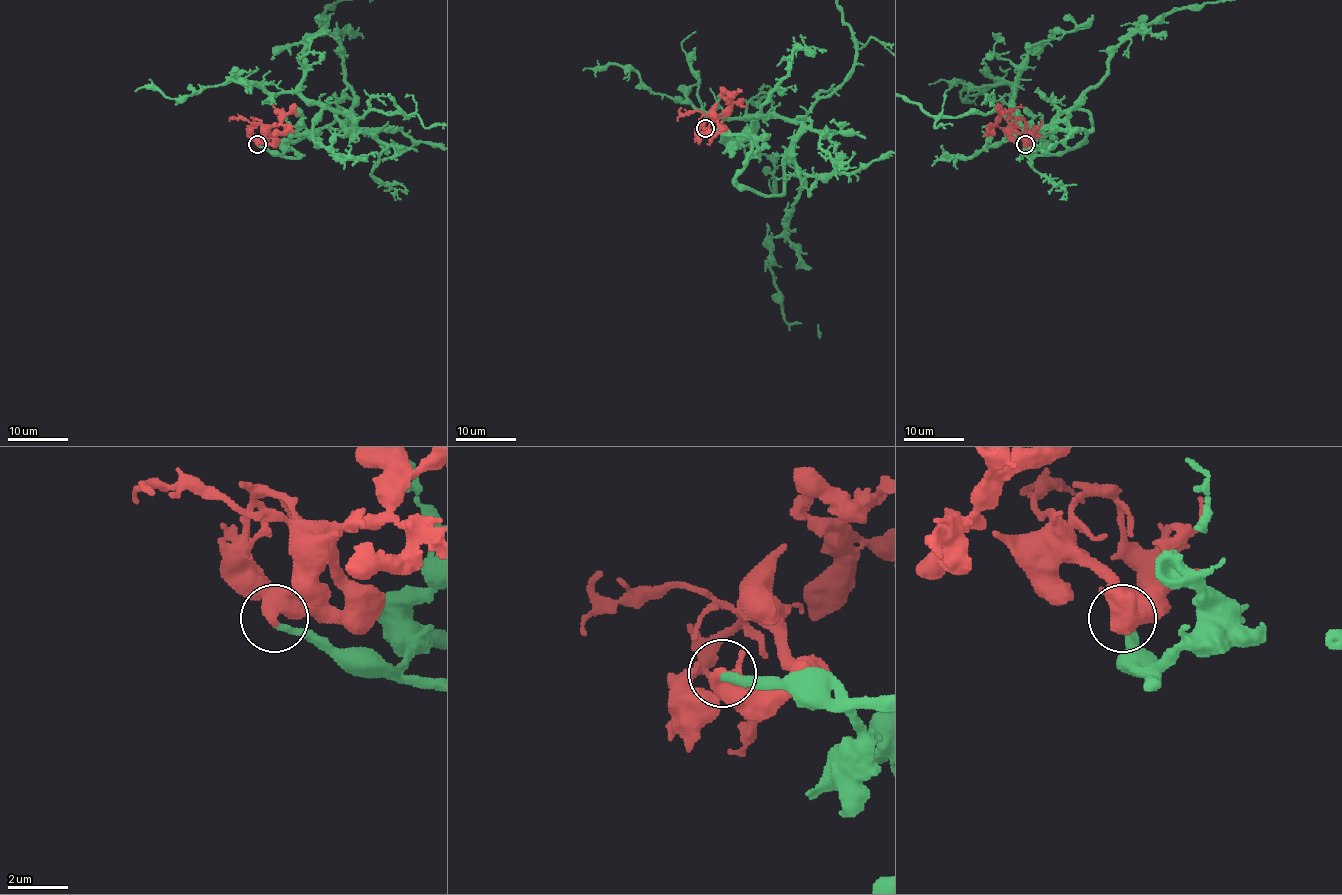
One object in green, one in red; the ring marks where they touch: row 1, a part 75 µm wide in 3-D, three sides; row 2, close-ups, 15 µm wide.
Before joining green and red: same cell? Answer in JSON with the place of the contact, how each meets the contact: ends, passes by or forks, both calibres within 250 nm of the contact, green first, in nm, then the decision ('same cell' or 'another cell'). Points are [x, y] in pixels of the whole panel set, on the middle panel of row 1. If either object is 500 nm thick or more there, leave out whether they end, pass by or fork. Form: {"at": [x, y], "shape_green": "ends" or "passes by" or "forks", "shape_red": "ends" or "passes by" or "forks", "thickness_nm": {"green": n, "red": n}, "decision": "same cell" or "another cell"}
{"at": [705, 128], "shape_green": "ends", "shape_red": "passes by", "thickness_nm": {"green": 240, "red": 440}, "decision": "same cell"}

